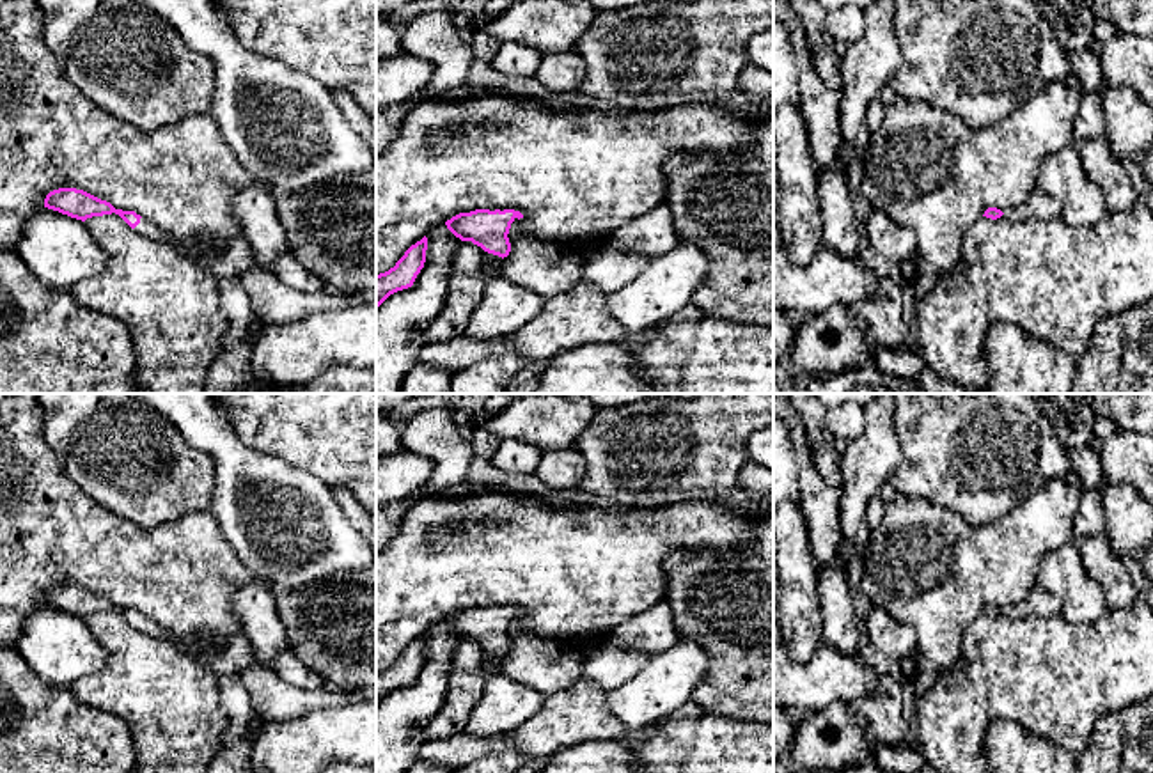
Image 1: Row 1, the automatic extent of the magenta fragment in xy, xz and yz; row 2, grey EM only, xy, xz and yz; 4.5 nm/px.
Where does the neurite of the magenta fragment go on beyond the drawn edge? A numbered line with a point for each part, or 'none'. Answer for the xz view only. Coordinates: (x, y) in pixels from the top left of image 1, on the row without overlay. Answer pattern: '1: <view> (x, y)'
none

